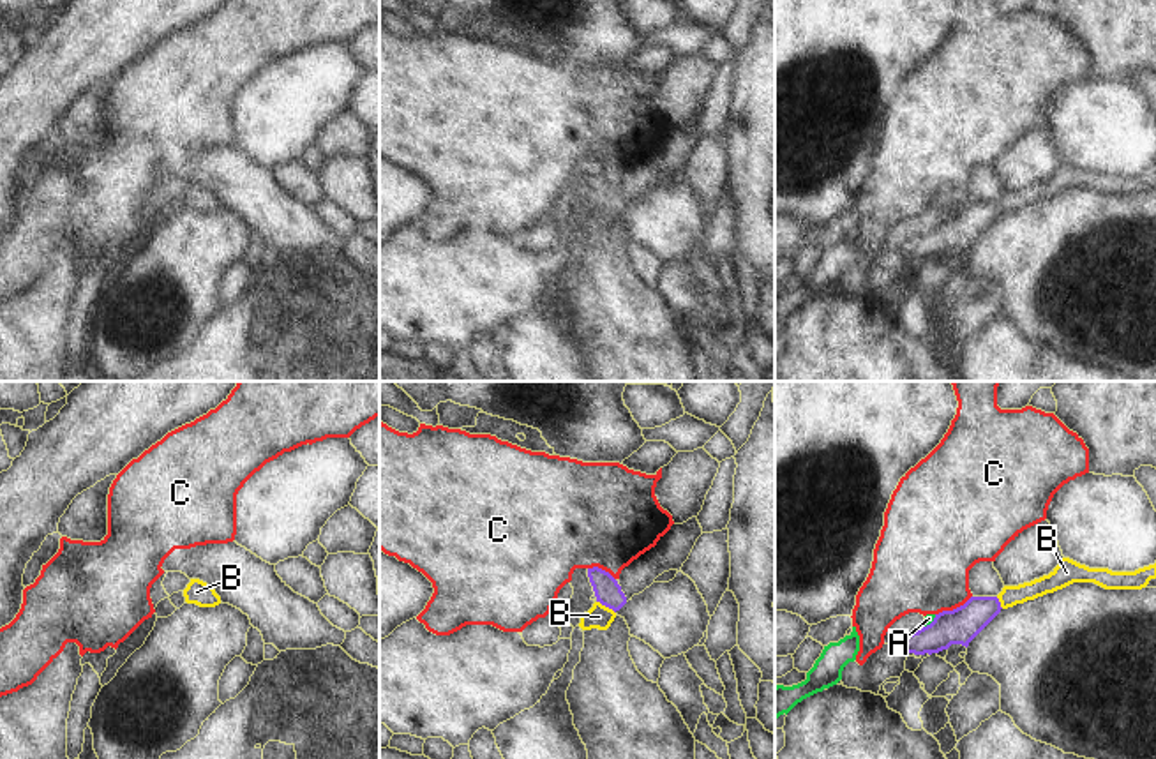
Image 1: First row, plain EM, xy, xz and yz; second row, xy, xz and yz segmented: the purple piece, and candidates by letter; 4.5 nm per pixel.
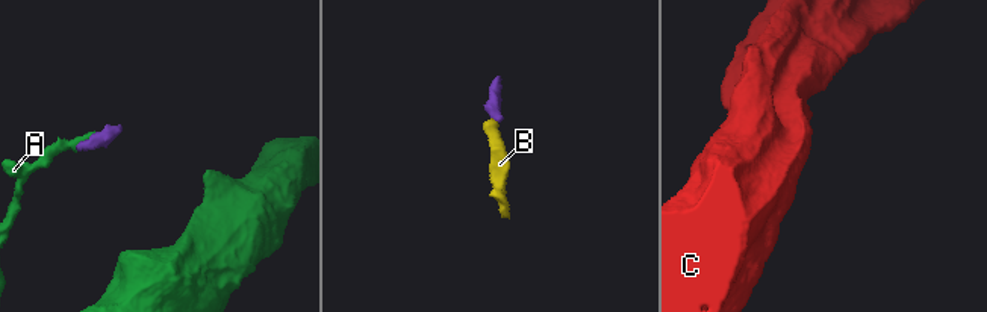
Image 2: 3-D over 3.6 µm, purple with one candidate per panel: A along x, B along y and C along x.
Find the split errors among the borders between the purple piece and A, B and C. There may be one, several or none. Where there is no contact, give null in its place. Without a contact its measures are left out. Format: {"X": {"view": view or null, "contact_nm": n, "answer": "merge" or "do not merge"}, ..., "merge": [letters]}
{"A": {"view": "yz", "contact_nm": 80, "answer": "do not merge"}, "B": {"view": "xz", "contact_nm": 110, "answer": "merge"}, "C": {"view": "yz", "contact_nm": 190, "answer": "do not merge"}, "merge": ["B"]}

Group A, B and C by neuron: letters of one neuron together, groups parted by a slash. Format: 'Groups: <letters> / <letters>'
Groups: A / B / C

